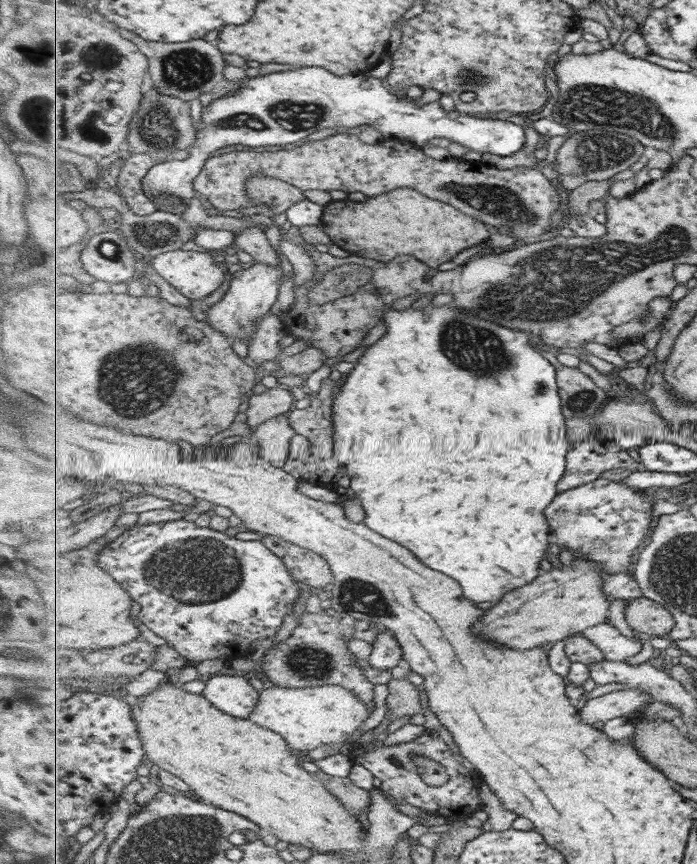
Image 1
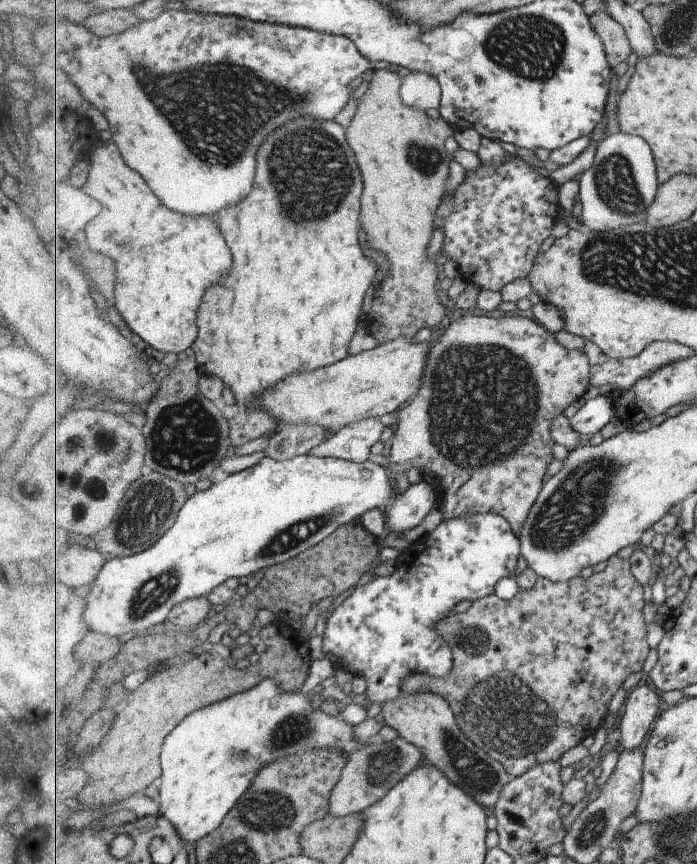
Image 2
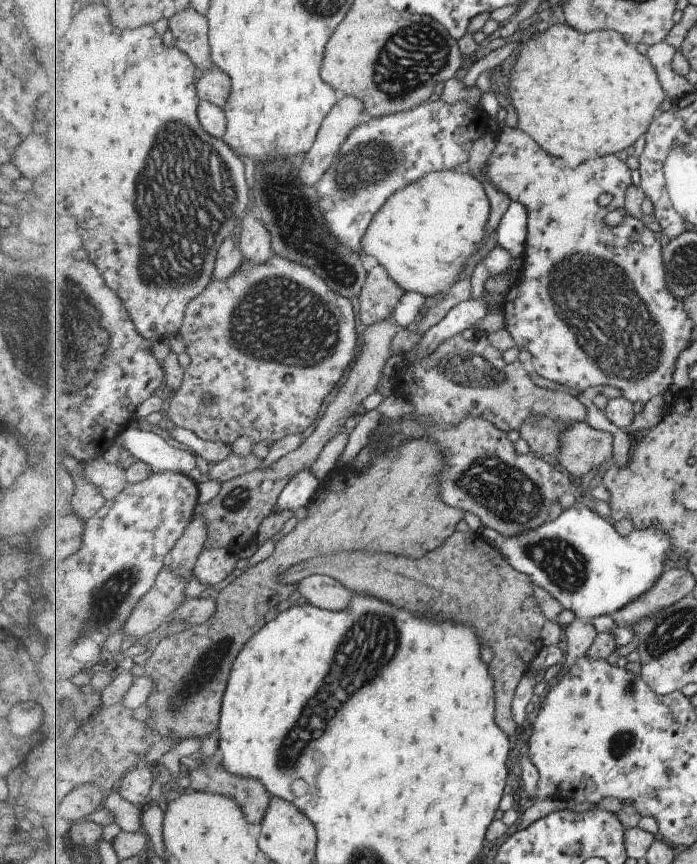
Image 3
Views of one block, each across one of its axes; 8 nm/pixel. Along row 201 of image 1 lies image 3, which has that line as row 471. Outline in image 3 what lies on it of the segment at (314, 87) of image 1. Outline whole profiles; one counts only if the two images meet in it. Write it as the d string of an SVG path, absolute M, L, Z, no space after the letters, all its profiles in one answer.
M137 419L117 436L115 444L127 451L139 461L148 464L152 473L175 471L191 475L197 466L198 456L175 446L169 446L166 440L149 430L138 427Z

